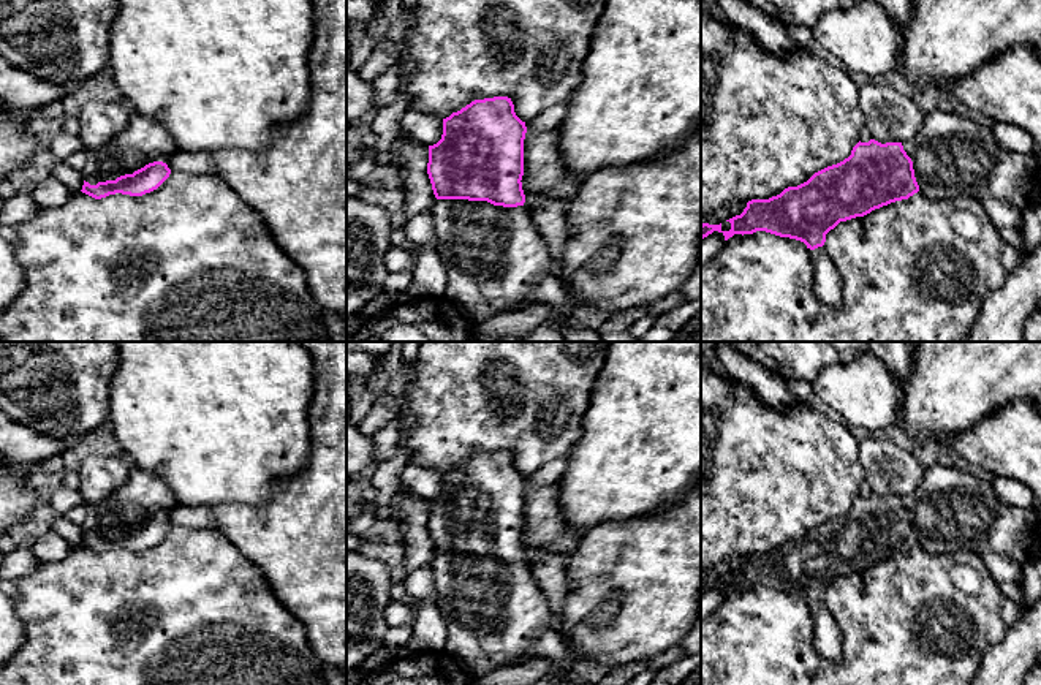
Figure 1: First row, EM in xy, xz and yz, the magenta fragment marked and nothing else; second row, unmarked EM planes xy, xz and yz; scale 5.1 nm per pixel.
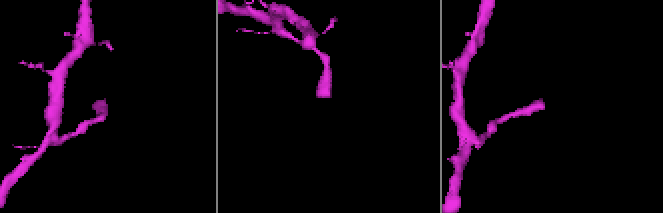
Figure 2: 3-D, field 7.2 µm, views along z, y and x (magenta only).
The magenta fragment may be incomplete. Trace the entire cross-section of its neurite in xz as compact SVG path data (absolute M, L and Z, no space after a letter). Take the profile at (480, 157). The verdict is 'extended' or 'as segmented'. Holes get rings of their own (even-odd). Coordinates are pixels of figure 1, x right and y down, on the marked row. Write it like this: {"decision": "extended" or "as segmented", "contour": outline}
{"decision": "extended", "contour": "M494 97L494 98L484 98L484 100L475 100L465 108L462 108L457 112L452 112L449 117L443 119L443 134L441 139L429 146L429 163L427 163L427 174L432 184L433 195L437 198L435 206L432 207L432 221L433 229L438 237L438 255L445 264L448 285L445 290L445 299L456 304L465 316L475 324L486 321L495 315L500 313L513 313L517 312L528 304L533 302L544 302L555 310L565 308L568 304L568 290L565 283L558 278L555 278L549 271L552 267L552 255L547 248L546 240L539 234L533 218L532 210L528 210L525 202L525 195L522 190L522 176L524 176L524 139L525 139L527 127L525 122L522 122L516 112L514 104L511 98L508 97Z"}

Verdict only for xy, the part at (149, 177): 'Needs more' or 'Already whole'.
Needs more

